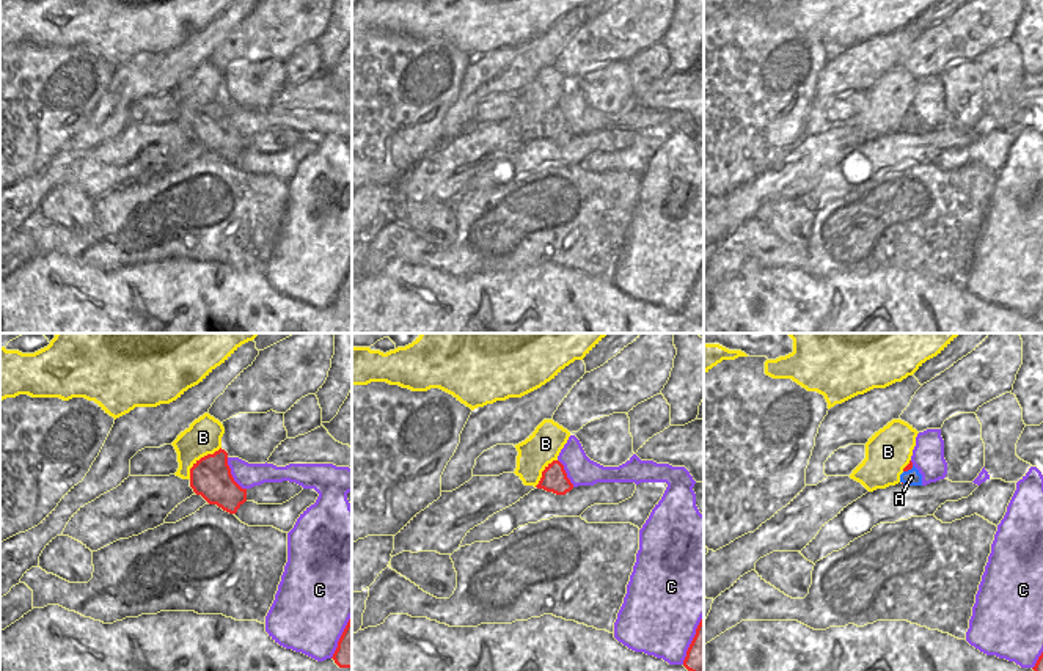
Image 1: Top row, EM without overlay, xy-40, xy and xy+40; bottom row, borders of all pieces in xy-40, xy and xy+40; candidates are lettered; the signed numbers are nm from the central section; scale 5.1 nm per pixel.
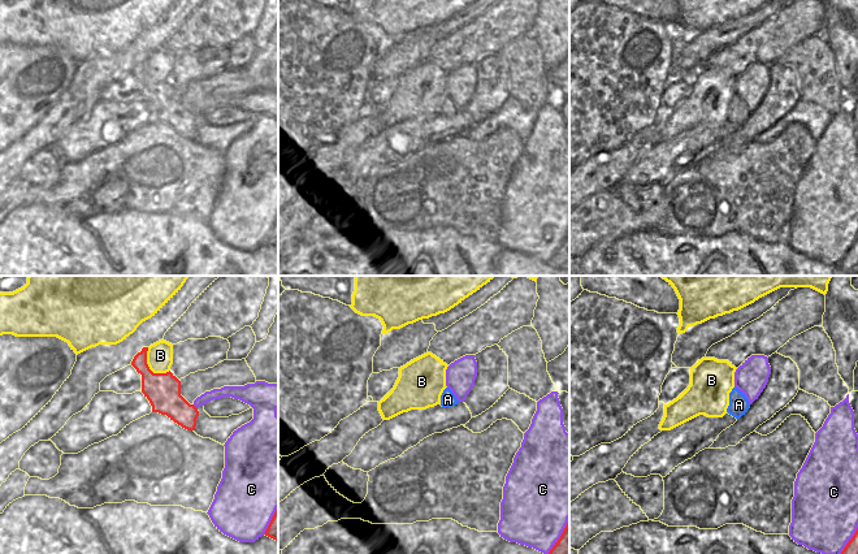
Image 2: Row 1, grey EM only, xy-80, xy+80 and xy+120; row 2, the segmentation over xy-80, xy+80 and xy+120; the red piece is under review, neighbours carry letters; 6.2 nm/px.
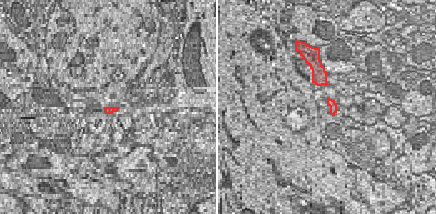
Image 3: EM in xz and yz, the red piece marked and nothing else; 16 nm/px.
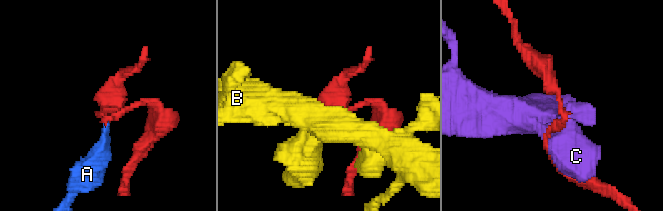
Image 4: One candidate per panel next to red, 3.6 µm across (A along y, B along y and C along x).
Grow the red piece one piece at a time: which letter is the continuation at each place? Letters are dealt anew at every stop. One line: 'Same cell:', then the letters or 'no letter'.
Same cell: no letter

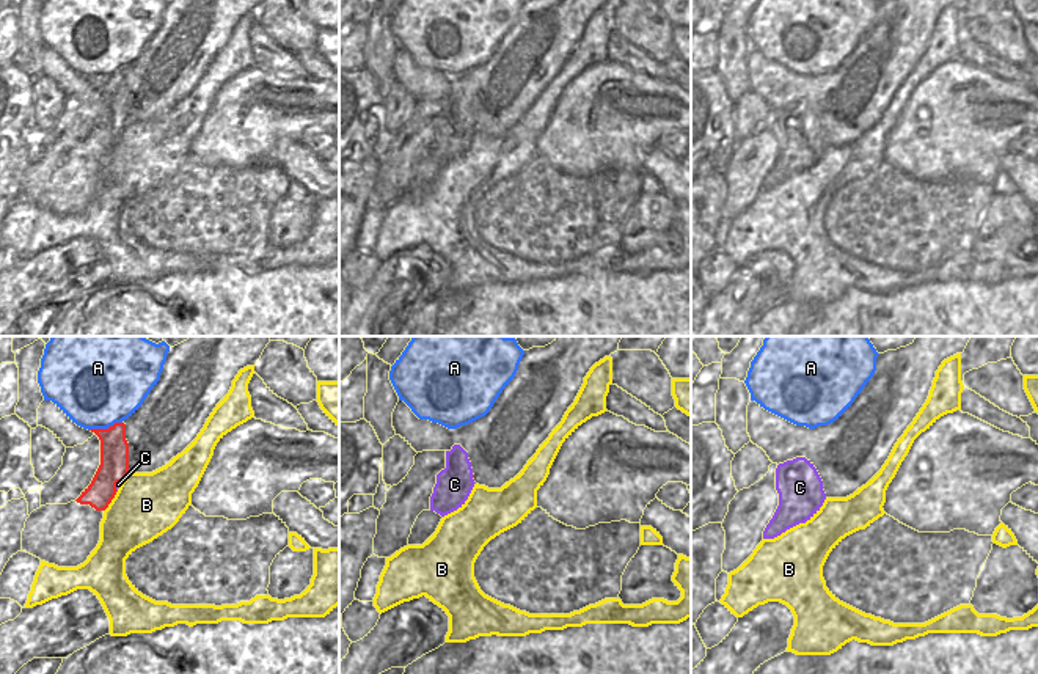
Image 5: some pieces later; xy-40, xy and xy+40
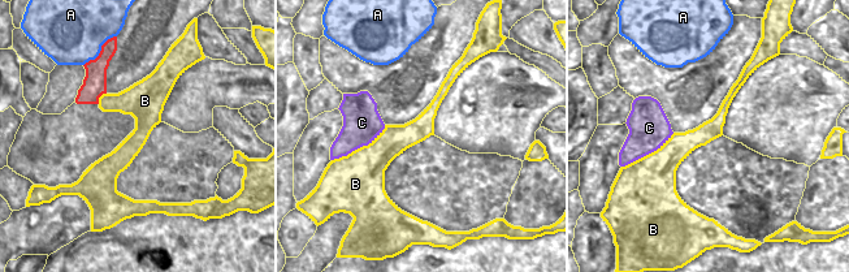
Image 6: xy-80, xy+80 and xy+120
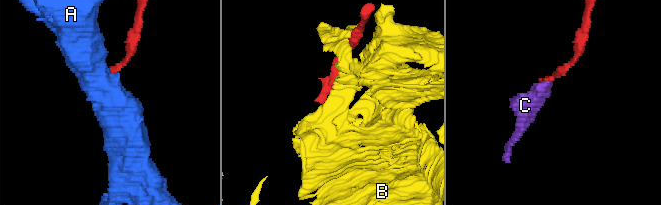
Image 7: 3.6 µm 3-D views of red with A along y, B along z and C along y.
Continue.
Same cell: C

